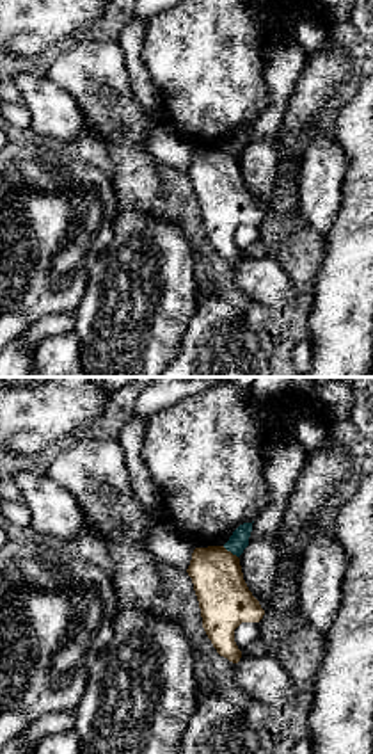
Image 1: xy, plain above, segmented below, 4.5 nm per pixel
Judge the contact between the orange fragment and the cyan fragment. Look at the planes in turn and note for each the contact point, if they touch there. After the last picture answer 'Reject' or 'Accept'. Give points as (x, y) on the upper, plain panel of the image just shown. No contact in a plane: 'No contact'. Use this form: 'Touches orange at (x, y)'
Touches orange at (230, 153)

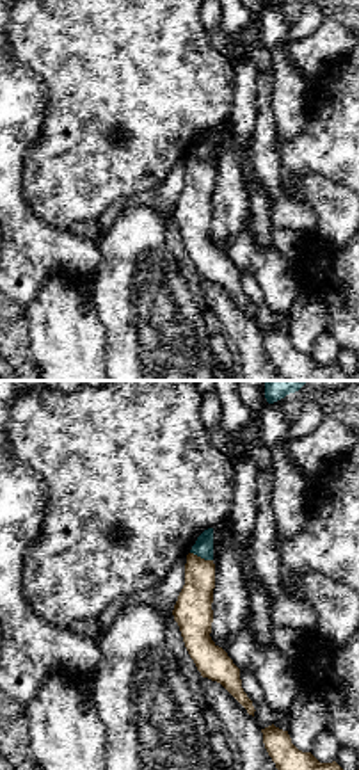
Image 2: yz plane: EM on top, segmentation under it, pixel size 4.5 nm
Touches orange at (199, 159)

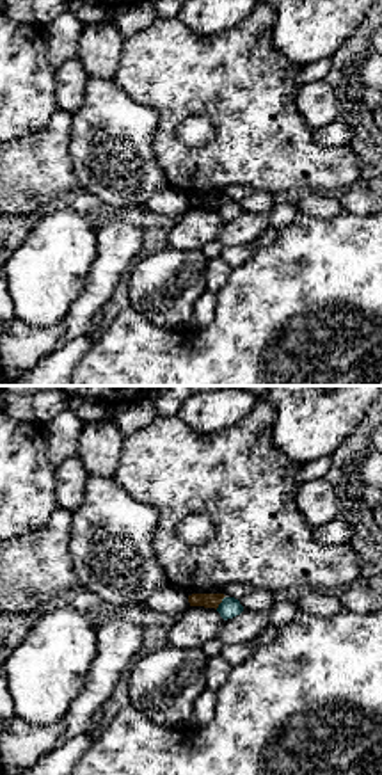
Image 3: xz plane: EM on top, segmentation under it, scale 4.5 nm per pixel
Touches orange at (221, 203)

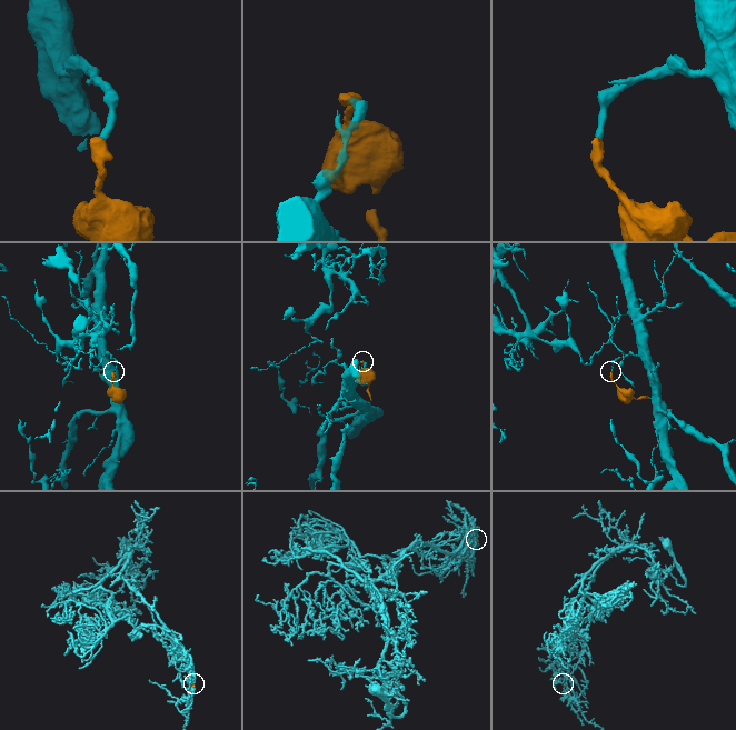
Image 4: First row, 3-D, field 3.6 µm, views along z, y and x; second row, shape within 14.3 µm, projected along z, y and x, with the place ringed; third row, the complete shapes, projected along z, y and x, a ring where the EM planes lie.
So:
Reject

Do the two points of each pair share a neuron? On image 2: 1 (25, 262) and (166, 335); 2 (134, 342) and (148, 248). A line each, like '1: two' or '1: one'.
1: two
2: one

